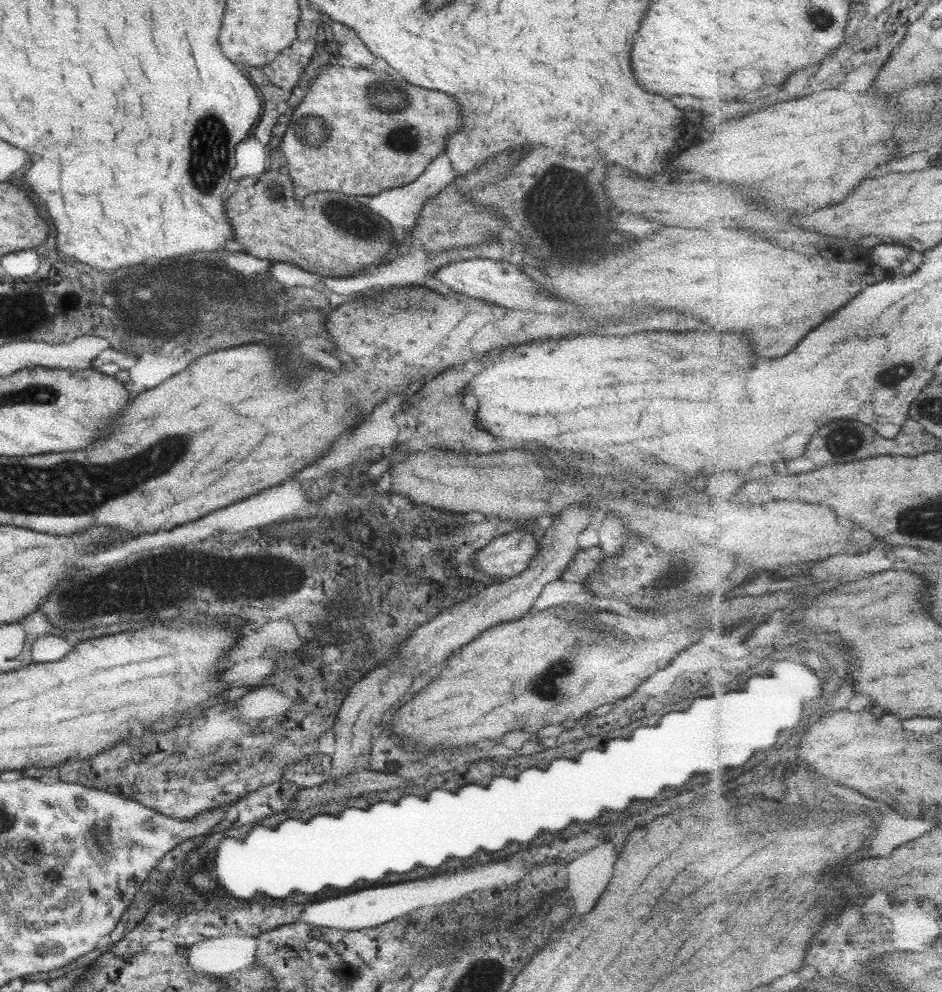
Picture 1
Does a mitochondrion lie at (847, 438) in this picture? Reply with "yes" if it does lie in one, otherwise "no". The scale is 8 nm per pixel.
yes

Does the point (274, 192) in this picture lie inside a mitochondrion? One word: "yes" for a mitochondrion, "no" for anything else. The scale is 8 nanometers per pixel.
yes

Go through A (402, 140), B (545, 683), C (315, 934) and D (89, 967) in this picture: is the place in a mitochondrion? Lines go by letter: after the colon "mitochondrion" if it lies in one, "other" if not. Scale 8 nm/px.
A: mitochondrion
B: mitochondrion
C: other
D: other

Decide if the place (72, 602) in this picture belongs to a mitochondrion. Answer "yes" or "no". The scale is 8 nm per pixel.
yes

